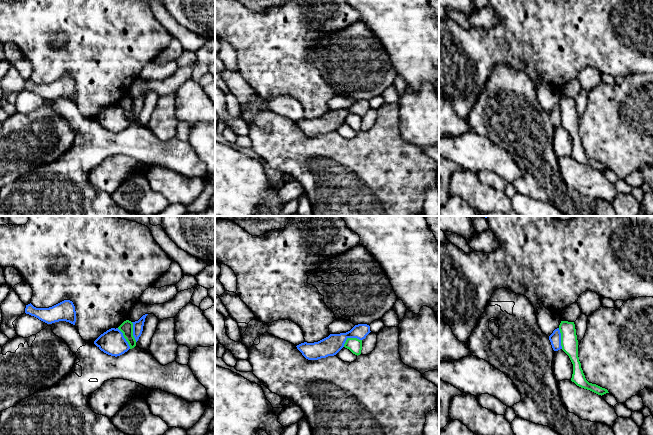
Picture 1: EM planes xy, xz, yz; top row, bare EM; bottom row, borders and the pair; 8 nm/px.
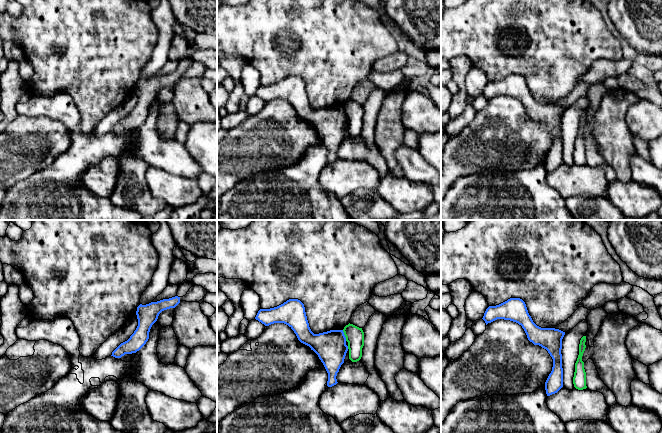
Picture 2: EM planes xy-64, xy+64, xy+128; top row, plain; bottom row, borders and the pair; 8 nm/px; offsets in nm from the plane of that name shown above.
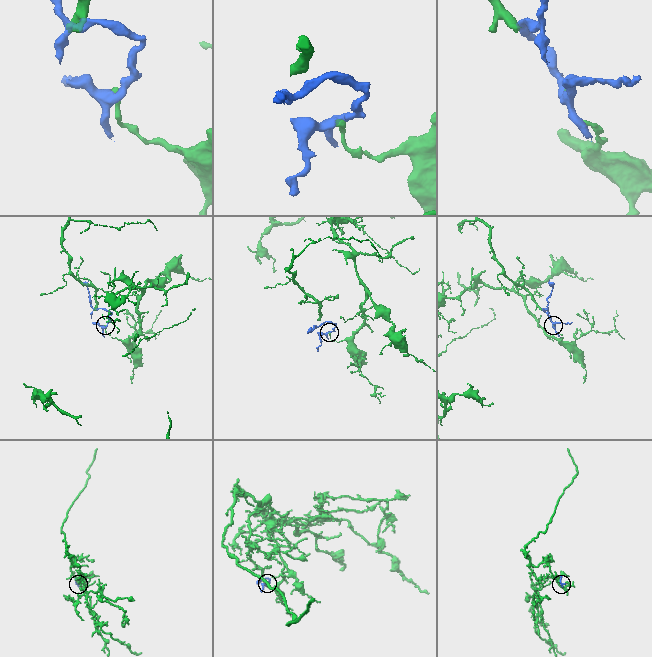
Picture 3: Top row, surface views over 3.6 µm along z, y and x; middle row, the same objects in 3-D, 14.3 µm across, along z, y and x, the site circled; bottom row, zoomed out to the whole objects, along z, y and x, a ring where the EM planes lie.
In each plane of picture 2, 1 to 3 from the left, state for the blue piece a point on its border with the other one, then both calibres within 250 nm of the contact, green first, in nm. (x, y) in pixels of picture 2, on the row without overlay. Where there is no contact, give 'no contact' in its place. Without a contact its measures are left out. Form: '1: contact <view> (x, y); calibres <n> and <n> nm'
1: no contact
2: contact xy+64 (344, 110); calibres 150 and 240 nm
3: no contact

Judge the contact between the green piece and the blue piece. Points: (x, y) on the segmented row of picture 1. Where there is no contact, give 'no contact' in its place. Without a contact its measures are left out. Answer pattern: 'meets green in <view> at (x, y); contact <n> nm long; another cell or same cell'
meets green in xz at (350, 338); contact 160 nm long; another cell

